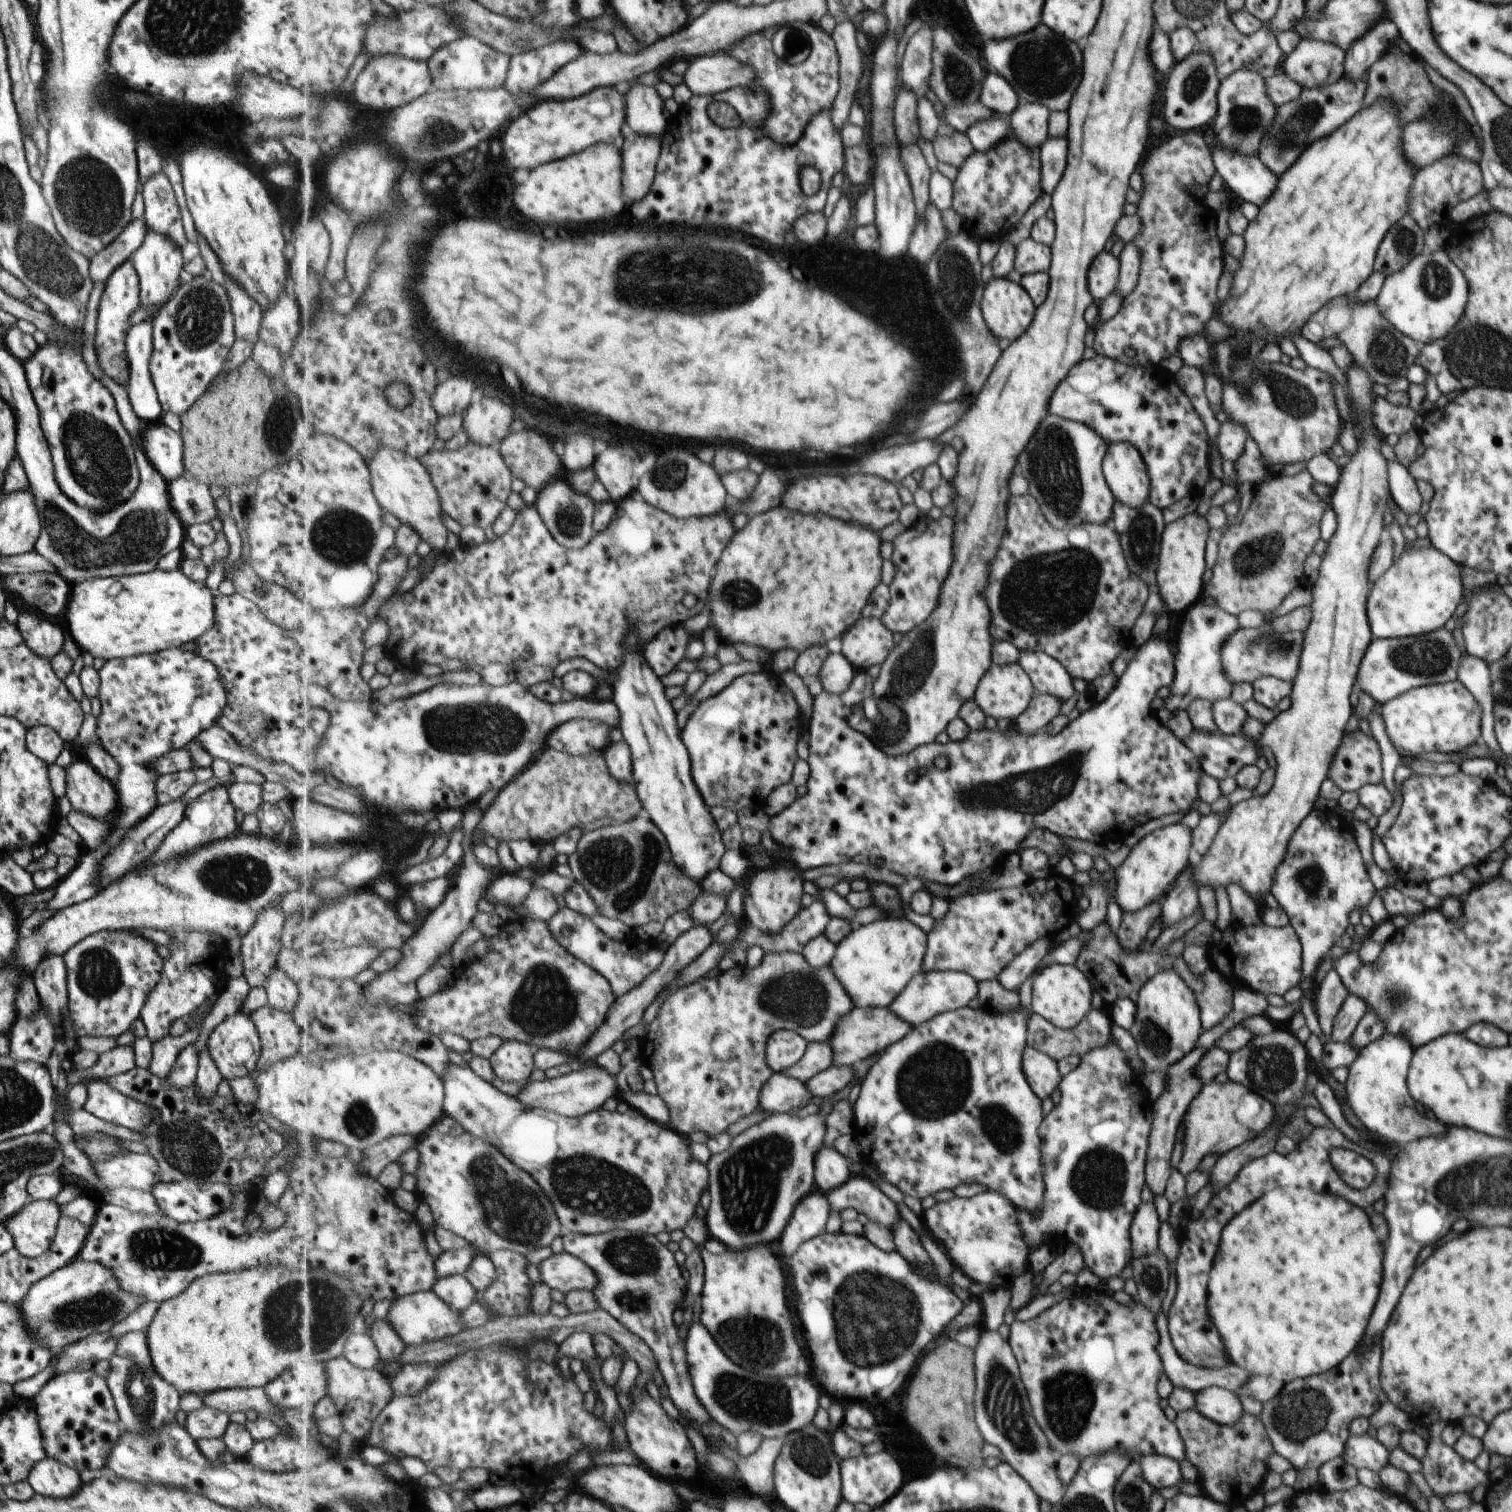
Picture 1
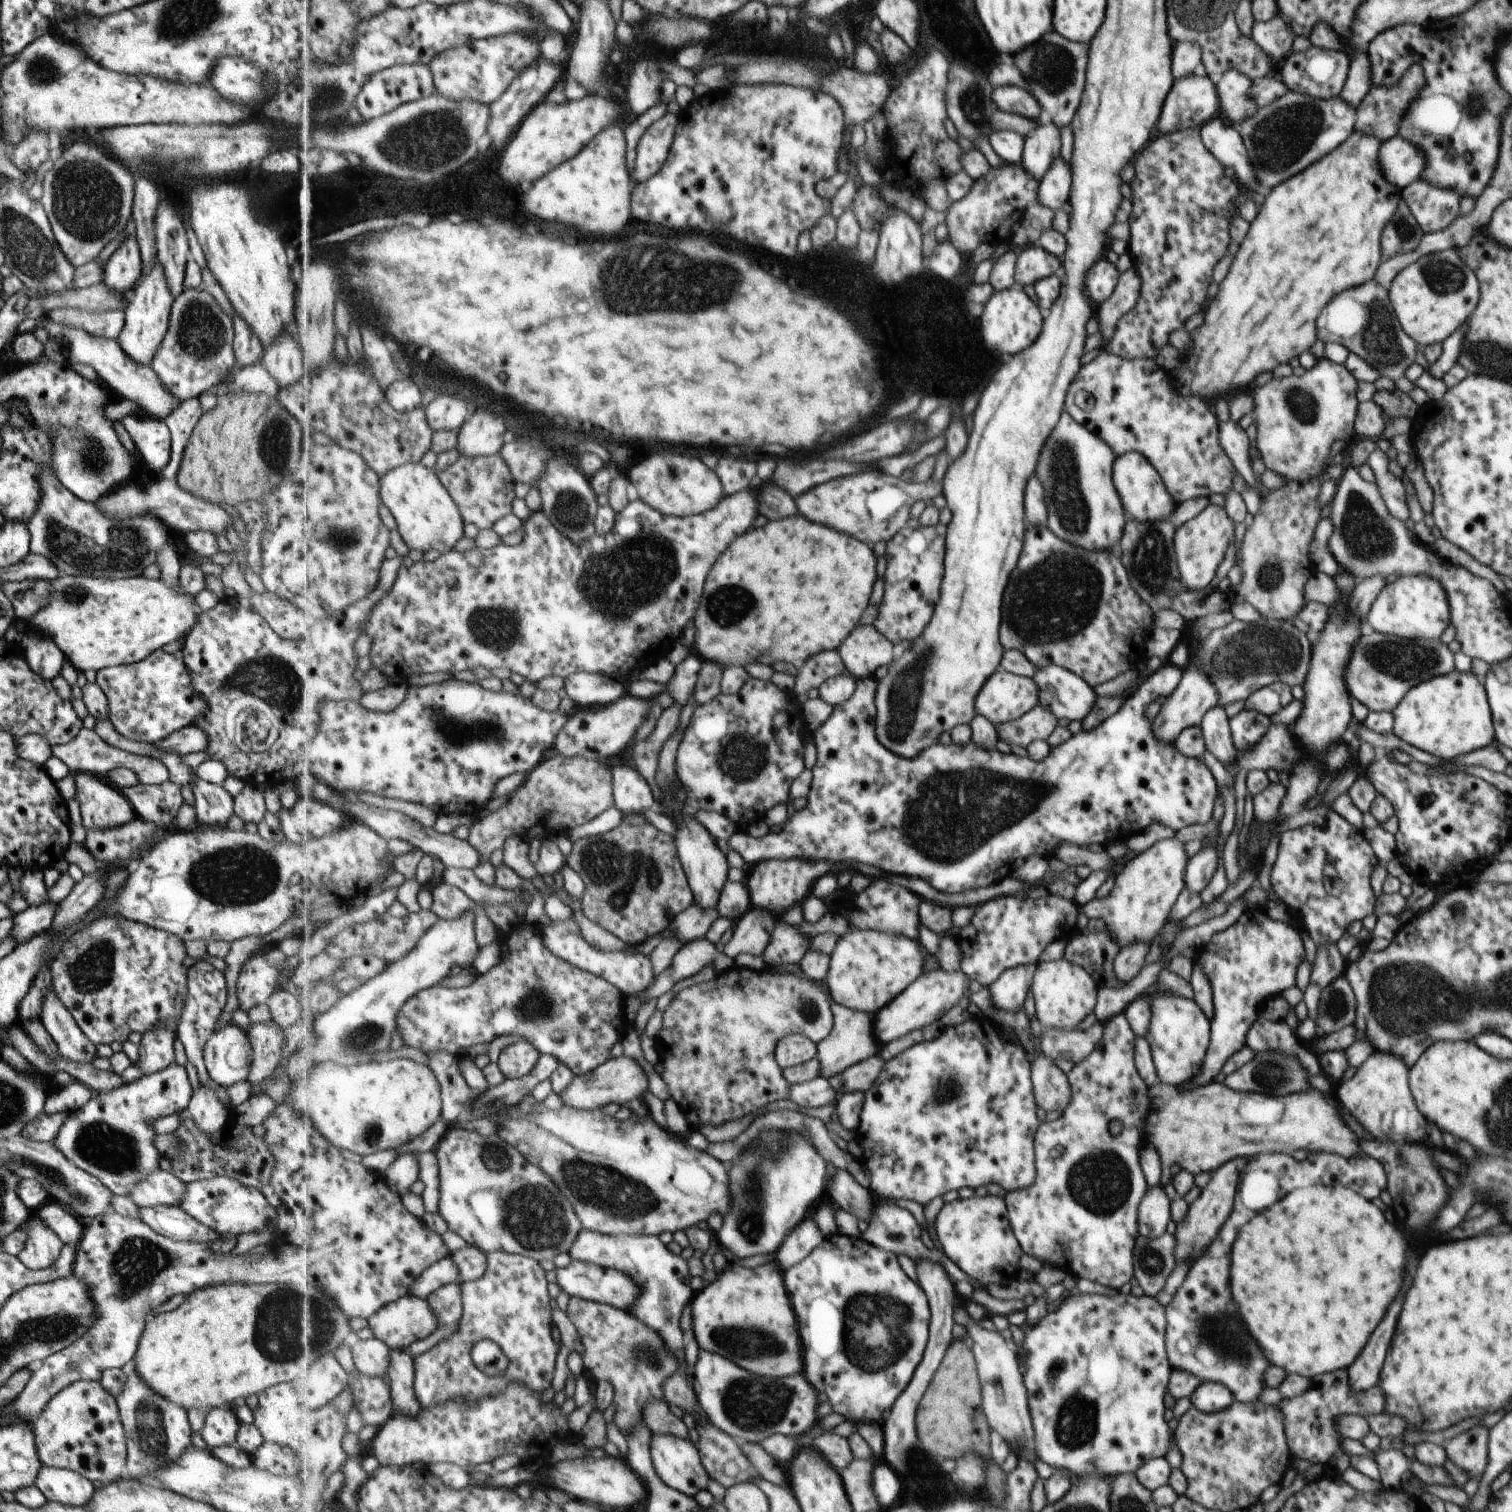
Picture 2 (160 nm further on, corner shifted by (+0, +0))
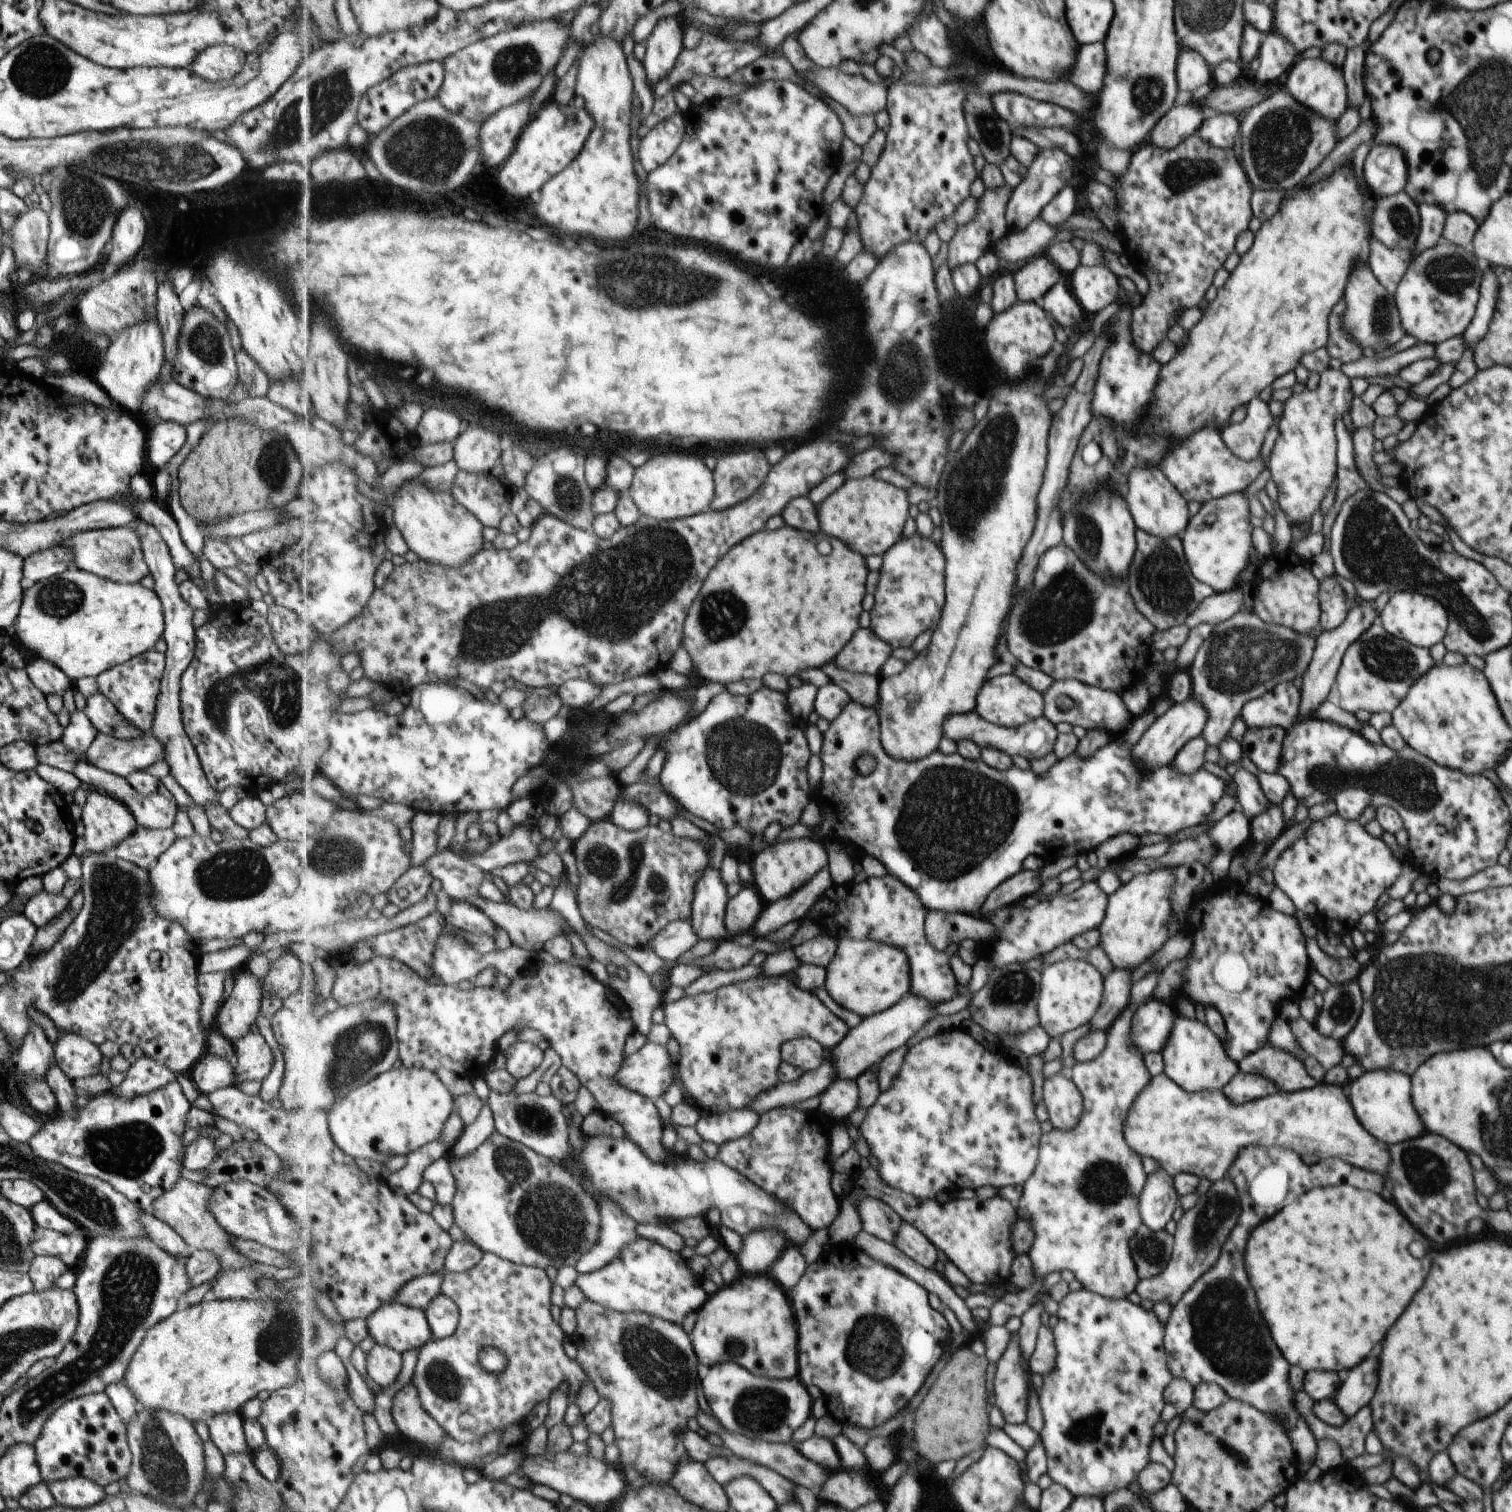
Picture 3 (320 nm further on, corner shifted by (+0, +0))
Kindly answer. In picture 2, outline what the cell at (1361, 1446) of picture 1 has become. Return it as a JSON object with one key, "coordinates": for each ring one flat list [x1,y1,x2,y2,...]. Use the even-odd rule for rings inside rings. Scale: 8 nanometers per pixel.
{"coordinates":[[1386,1450,1376,1452,1374,1462,1380,1476,1380,1483,1383,1489,1401,1490,1400,1484,1406,1479,1411,1469,1409,1468,1409,1460,1399,1450]]}

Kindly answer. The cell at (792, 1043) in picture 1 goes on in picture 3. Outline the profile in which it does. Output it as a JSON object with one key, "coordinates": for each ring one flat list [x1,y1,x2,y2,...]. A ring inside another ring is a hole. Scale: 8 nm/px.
{"coordinates":[[799,1037,785,1043,782,1048,782,1060,802,1068,806,1073,817,1070,828,1058,825,1049,813,1037]]}

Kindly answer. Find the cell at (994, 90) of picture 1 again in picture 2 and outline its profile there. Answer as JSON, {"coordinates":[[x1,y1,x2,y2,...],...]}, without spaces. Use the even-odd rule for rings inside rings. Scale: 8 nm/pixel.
{"coordinates":[[1009,85,996,88,993,90,992,101,997,110,1028,119,1037,120,1037,116,1041,114,1041,108,1035,98,1021,87]]}

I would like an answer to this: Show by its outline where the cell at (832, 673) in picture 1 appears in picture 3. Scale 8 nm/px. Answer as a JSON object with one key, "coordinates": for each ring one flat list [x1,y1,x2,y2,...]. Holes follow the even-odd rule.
{"coordinates":[[830,682,819,688,814,708,820,717,832,723,852,701,852,696,842,685]]}

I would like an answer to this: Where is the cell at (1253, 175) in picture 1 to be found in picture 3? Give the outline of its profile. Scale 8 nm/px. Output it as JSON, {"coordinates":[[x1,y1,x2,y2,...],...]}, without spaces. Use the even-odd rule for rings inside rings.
{"coordinates":[[1219,113,1207,115,1197,134,1201,140,1208,141,1217,148,1231,149,1233,138,1239,131,1239,117,1229,113]]}

